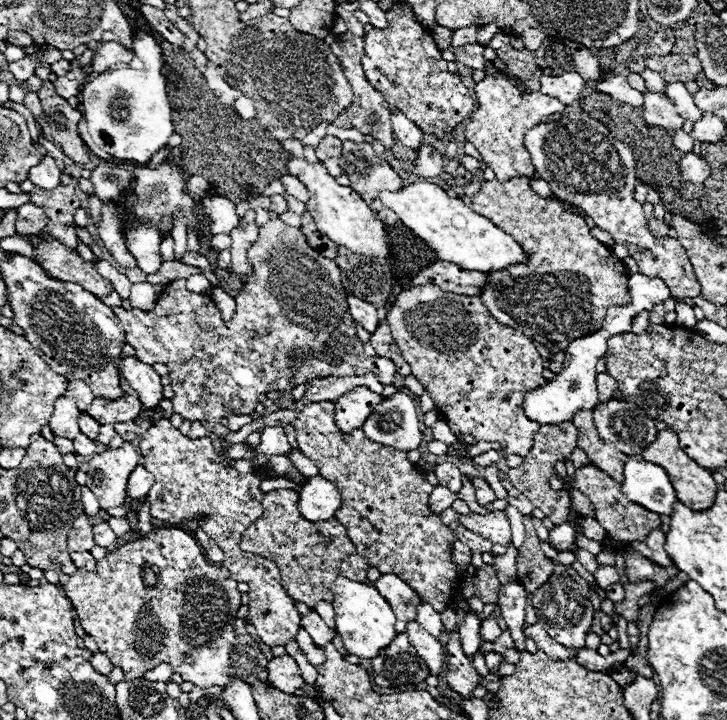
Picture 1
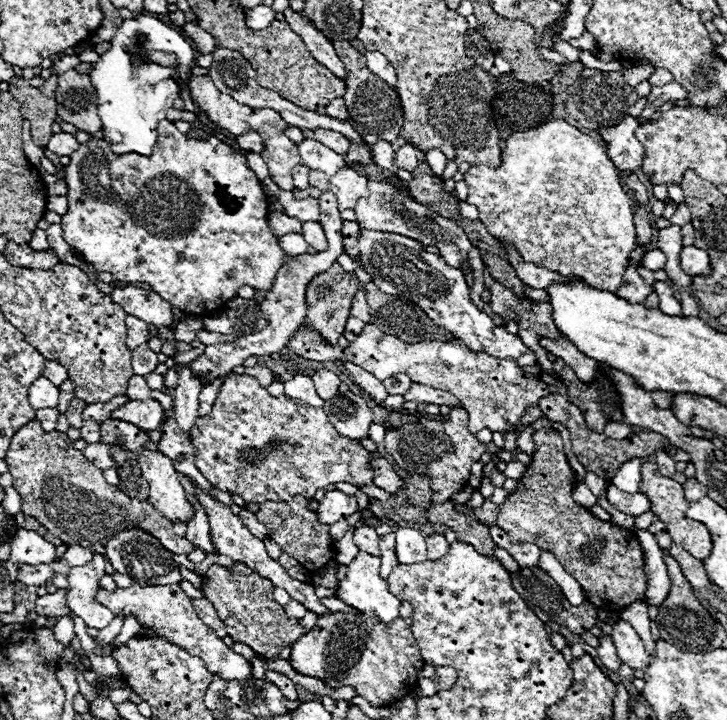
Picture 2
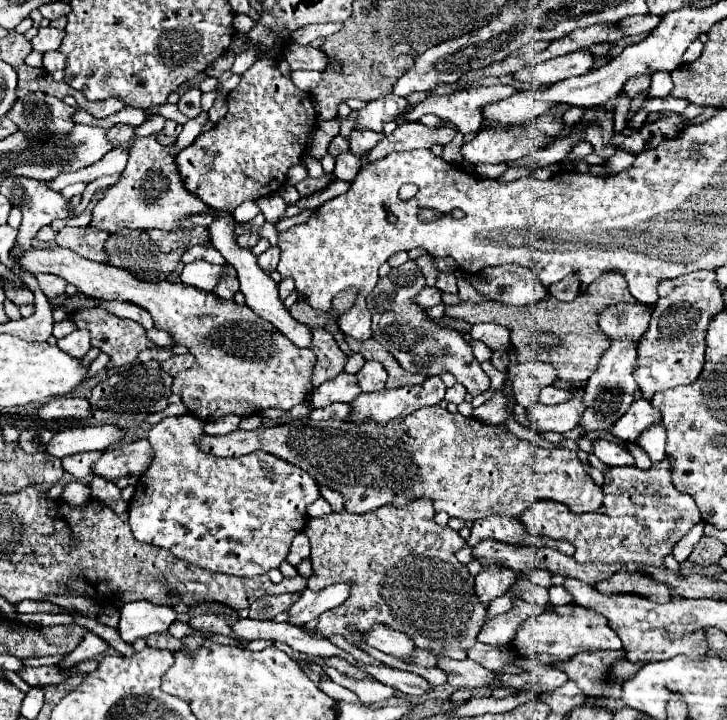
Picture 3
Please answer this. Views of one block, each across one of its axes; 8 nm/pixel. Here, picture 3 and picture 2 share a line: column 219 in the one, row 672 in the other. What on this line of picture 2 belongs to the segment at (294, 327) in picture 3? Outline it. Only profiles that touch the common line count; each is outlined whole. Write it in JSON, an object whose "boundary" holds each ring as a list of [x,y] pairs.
{"boundary":[[[132,584],[130,588],[116,588],[114,592],[100,588],[96,600],[100,604],[106,604],[116,616],[122,618],[128,618],[130,614],[136,616],[140,626],[146,626],[154,632],[154,638],[170,640],[170,644],[178,644],[182,650],[190,652],[192,656],[198,656],[212,674],[220,674],[222,678],[230,680],[244,680],[246,676],[252,676],[250,662],[244,656],[232,652],[208,626],[202,624],[202,620],[192,608],[192,598],[184,594],[180,584],[168,584],[168,586]]]}

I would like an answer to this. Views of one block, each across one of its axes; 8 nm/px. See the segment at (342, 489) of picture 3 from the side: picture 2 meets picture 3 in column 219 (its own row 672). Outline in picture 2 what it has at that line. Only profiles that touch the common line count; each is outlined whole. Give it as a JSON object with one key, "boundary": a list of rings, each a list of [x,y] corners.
{"boundary":[[[438,666],[432,682],[438,686],[438,690],[450,690],[456,682],[456,670],[448,666]]]}

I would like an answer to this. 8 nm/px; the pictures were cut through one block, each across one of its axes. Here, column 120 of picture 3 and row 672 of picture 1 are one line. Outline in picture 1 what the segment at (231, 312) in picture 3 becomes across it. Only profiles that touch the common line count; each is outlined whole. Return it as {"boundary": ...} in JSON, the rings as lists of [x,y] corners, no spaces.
{"boundary":[[[288,654],[272,658],[268,662],[268,678],[270,678],[270,684],[282,692],[296,692],[298,688],[304,686],[300,668],[296,660]]]}

